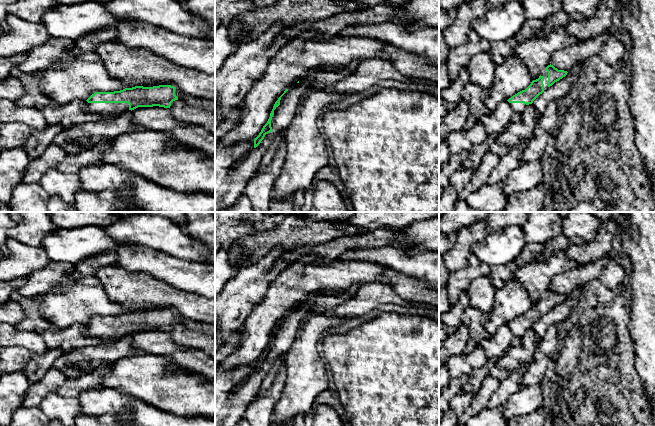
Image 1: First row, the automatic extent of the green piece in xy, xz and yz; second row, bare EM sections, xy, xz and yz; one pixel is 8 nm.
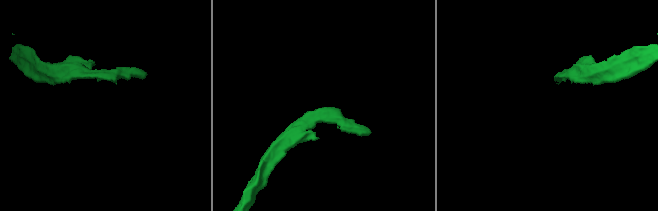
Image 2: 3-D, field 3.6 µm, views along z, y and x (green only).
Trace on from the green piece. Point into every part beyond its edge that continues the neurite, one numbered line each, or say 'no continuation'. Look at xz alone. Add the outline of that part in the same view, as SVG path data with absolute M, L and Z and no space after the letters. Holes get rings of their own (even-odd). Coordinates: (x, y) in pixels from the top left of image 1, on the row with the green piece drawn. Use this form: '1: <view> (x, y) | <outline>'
no continuation

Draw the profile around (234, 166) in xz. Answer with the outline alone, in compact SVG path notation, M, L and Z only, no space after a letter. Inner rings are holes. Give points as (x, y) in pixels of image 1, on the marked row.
M275 132L265 135L255 148L254 139L237 142L231 147L215 150L215 212L235 203L257 172L267 149L272 145Z

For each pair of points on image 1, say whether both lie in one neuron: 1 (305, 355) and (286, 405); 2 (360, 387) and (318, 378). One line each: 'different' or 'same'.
1: same
2: different

